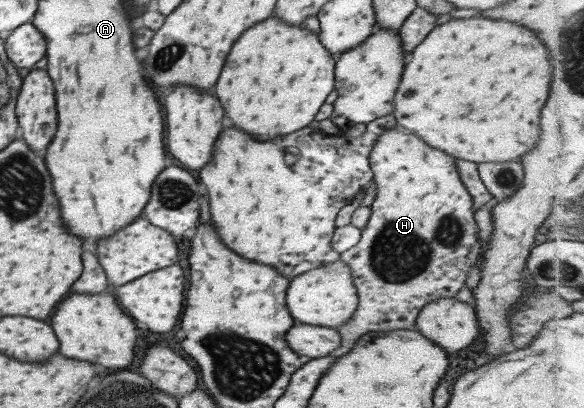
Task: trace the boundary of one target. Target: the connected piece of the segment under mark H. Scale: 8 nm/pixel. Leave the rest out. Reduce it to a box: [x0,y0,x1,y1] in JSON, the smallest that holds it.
[330,125,483,357]

